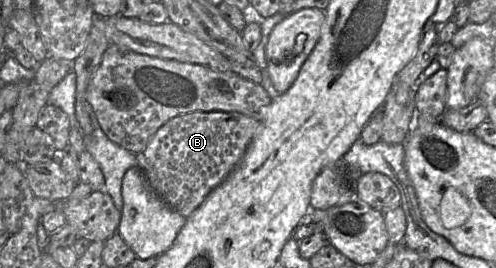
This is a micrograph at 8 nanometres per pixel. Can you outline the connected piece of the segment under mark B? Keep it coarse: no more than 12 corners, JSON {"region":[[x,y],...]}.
{"region":[[178,115],[136,154],[152,191],[191,215],[261,121]]}

